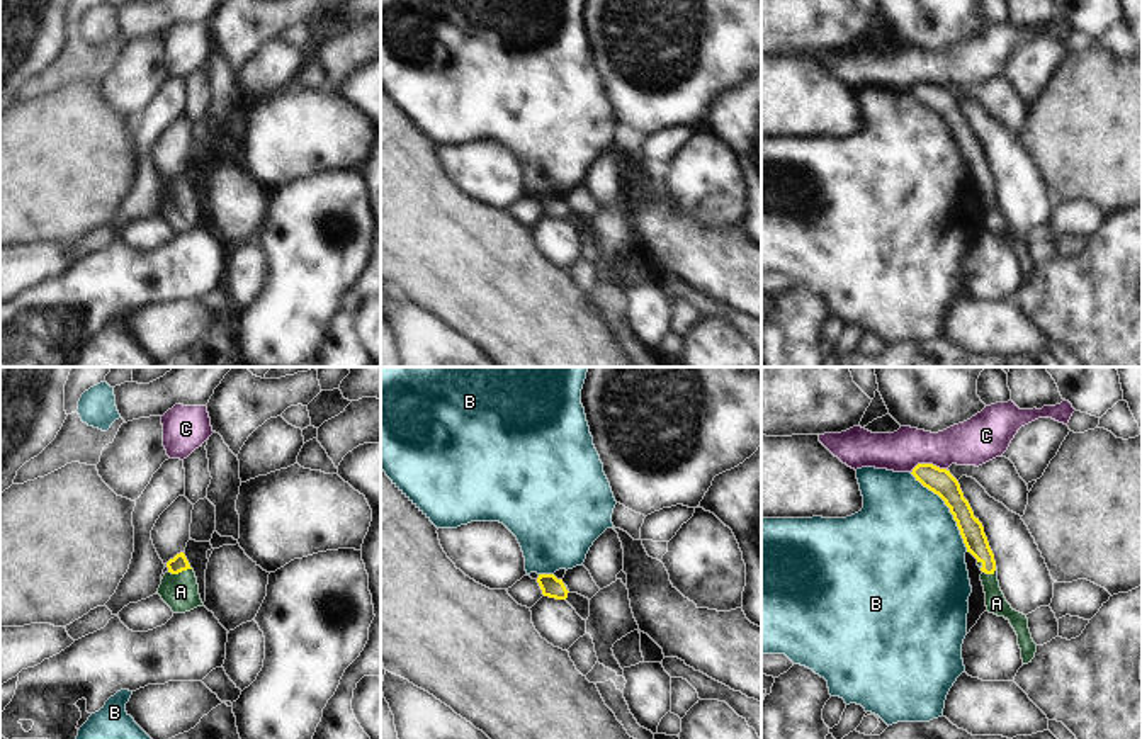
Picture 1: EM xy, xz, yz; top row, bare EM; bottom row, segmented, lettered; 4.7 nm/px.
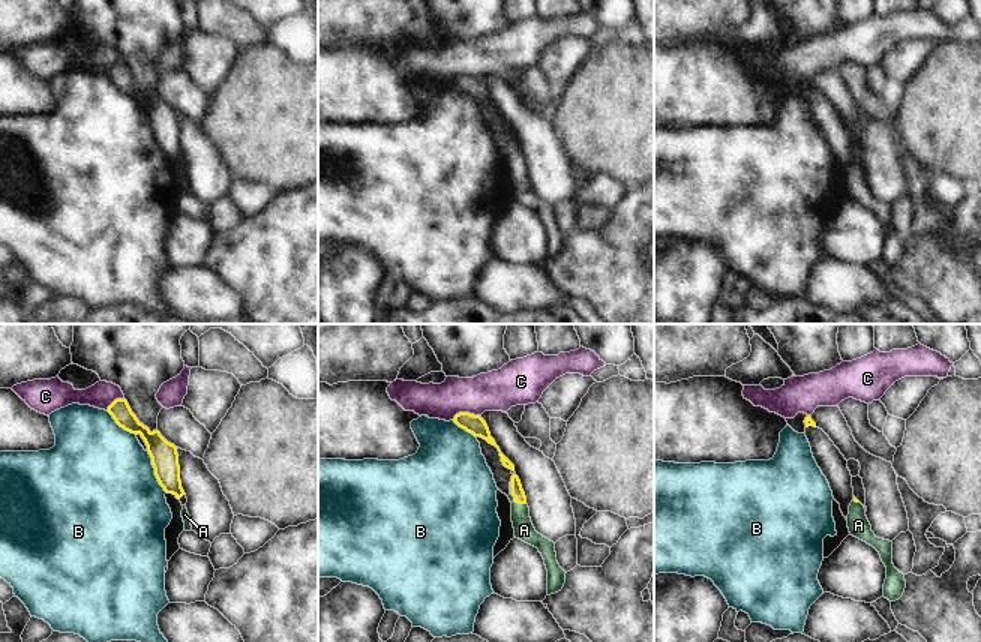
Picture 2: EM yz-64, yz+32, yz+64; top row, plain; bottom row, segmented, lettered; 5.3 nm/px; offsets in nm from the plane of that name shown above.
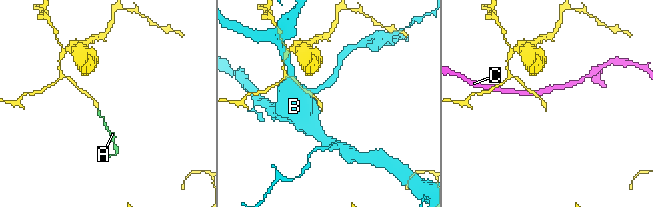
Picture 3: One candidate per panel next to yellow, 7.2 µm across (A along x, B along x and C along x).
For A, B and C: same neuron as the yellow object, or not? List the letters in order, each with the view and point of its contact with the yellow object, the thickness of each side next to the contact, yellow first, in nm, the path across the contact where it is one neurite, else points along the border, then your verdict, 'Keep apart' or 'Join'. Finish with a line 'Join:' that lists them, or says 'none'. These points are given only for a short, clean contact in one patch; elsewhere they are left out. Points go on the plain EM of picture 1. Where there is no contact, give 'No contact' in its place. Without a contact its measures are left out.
A: Touches yellow at xy (179, 191). Thickness 80 nm (yellow) against 180 nm. Path across: xy (179, 182), (179, 191), (180, 211). Join
B: Touches yellow at yz (950, 129). Thickness 120 nm (yellow) against 480 nm. Keep apart
C: Touches yellow at yz (930, 84). Thickness 120 nm (yellow) against 220 nm. Boundary: yz (911, 89), (918, 84), (935, 84), (947, 90). Keep apart
Join: A

